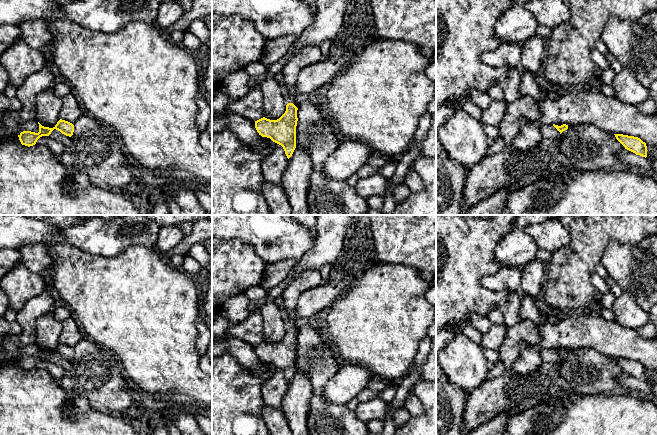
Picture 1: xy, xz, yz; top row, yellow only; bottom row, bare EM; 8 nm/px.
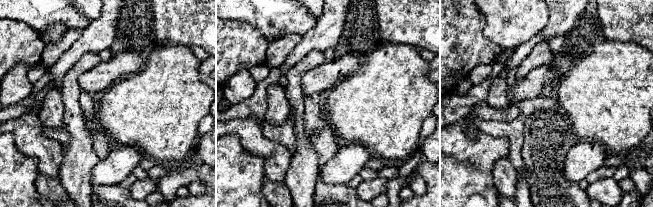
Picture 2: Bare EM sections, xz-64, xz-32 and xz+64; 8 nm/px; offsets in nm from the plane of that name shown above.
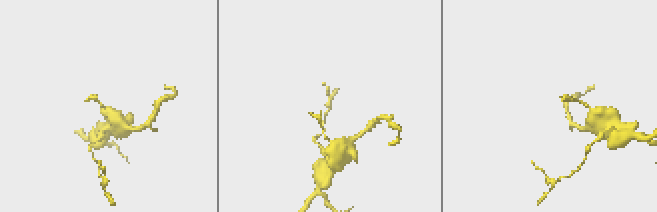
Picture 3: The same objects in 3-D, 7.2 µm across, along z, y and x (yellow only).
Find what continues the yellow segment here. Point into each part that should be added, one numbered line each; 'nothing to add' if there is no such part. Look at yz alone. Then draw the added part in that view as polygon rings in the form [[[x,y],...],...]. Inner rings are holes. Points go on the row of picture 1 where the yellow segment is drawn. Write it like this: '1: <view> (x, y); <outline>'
nothing to add

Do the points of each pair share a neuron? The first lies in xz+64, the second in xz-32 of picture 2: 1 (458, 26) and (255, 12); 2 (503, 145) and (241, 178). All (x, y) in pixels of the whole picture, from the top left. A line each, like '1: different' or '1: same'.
1: different
2: same

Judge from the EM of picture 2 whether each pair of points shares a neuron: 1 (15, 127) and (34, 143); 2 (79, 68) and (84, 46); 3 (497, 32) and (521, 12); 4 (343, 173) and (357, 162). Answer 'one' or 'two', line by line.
1: one
2: two
3: one
4: one

